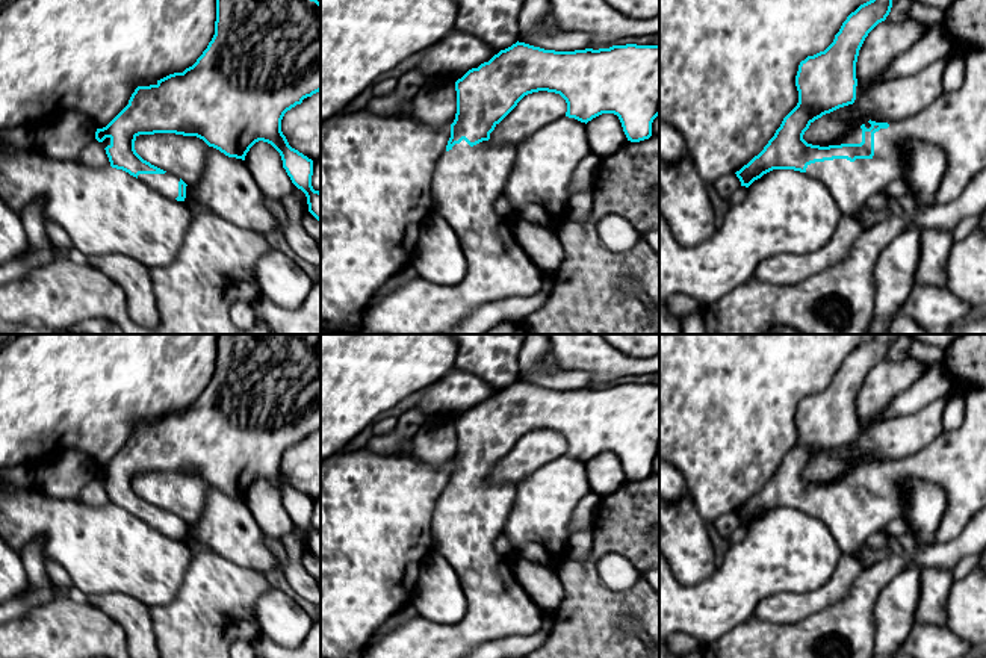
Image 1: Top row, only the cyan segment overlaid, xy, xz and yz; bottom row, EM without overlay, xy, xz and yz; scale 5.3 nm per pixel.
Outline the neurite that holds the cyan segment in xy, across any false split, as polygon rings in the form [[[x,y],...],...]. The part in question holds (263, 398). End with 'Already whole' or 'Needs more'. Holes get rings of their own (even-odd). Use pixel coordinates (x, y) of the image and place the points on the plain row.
[[[216,334],[215,374],[209,381],[207,387],[197,398],[197,401],[192,405],[186,407],[183,411],[174,411],[157,419],[156,424],[138,425],[132,433],[129,443],[106,466],[97,467],[95,478],[98,481],[103,481],[106,476],[110,478],[110,483],[104,489],[112,507],[129,511],[130,514],[136,516],[139,520],[157,529],[163,535],[177,540],[184,540],[188,523],[178,514],[174,514],[151,504],[136,492],[135,480],[139,473],[175,472],[183,475],[197,475],[203,478],[209,486],[219,489],[225,495],[242,499],[245,499],[246,492],[256,481],[259,480],[268,481],[280,492],[283,507],[286,508],[292,522],[305,532],[309,551],[318,560],[321,560],[321,531],[315,529],[312,525],[313,499],[299,492],[298,489],[292,487],[281,470],[281,458],[284,452],[295,446],[296,443],[301,443],[304,437],[312,436],[319,430],[321,430],[321,342],[316,337],[312,337],[310,334]]]. Needs more

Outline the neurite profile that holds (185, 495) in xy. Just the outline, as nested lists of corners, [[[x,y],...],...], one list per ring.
[[[175,472],[139,473],[136,492],[151,504],[178,514],[186,523],[195,523],[207,502],[209,484],[197,475]]]

